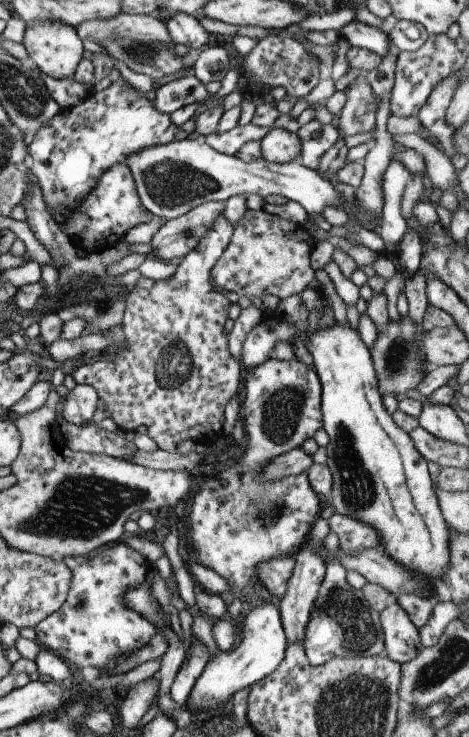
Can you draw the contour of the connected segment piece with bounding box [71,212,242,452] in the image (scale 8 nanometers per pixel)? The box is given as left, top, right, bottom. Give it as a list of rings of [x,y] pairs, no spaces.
[[[222,212],[172,276],[157,281],[140,277],[125,296],[126,308],[121,326],[126,348],[116,348],[116,356],[110,361],[88,363],[71,373],[78,385],[90,385],[96,389],[119,430],[132,432],[138,426],[146,426],[147,435],[160,449],[168,452],[177,450],[176,444],[183,440],[192,439],[207,446],[221,436],[224,408],[240,386],[242,366],[228,350],[228,336],[224,329],[231,303],[223,293],[214,290],[210,280],[211,270],[228,248],[233,232],[234,226]]]

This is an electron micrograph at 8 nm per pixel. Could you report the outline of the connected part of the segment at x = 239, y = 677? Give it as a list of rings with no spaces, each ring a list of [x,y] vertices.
[[[272,603],[254,608],[244,620],[243,638],[234,650],[218,650],[216,656],[208,660],[203,672],[193,686],[185,706],[192,708],[192,713],[206,712],[210,708],[226,709],[228,699],[236,692],[250,688],[274,672],[285,656],[289,642],[284,634],[278,606]]]

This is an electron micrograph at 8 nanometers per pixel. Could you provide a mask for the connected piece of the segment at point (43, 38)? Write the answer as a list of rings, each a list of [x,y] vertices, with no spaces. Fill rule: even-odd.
[[[32,22],[26,24],[22,44],[27,50],[28,56],[36,62],[36,66],[44,72],[44,74],[52,78],[70,78],[78,68],[82,54],[84,54],[84,46],[82,39],[78,36],[75,27],[64,22]]]

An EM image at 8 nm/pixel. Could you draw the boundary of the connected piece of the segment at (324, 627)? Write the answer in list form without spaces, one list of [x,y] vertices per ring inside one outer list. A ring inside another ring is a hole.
[[[328,532],[326,538],[324,538],[324,546],[326,546],[326,550],[328,550],[330,560],[328,560],[326,564],[324,582],[322,582],[322,586],[320,586],[318,598],[316,598],[316,602],[314,602],[314,610],[312,610],[312,614],[310,614],[310,620],[304,632],[304,648],[310,664],[314,666],[321,665],[333,657],[351,659],[383,654],[384,636],[380,612],[370,606],[370,603],[366,600],[361,589],[354,588],[348,584],[347,570],[338,562],[338,556],[336,556],[336,548],[339,547],[339,538],[334,532]]]

